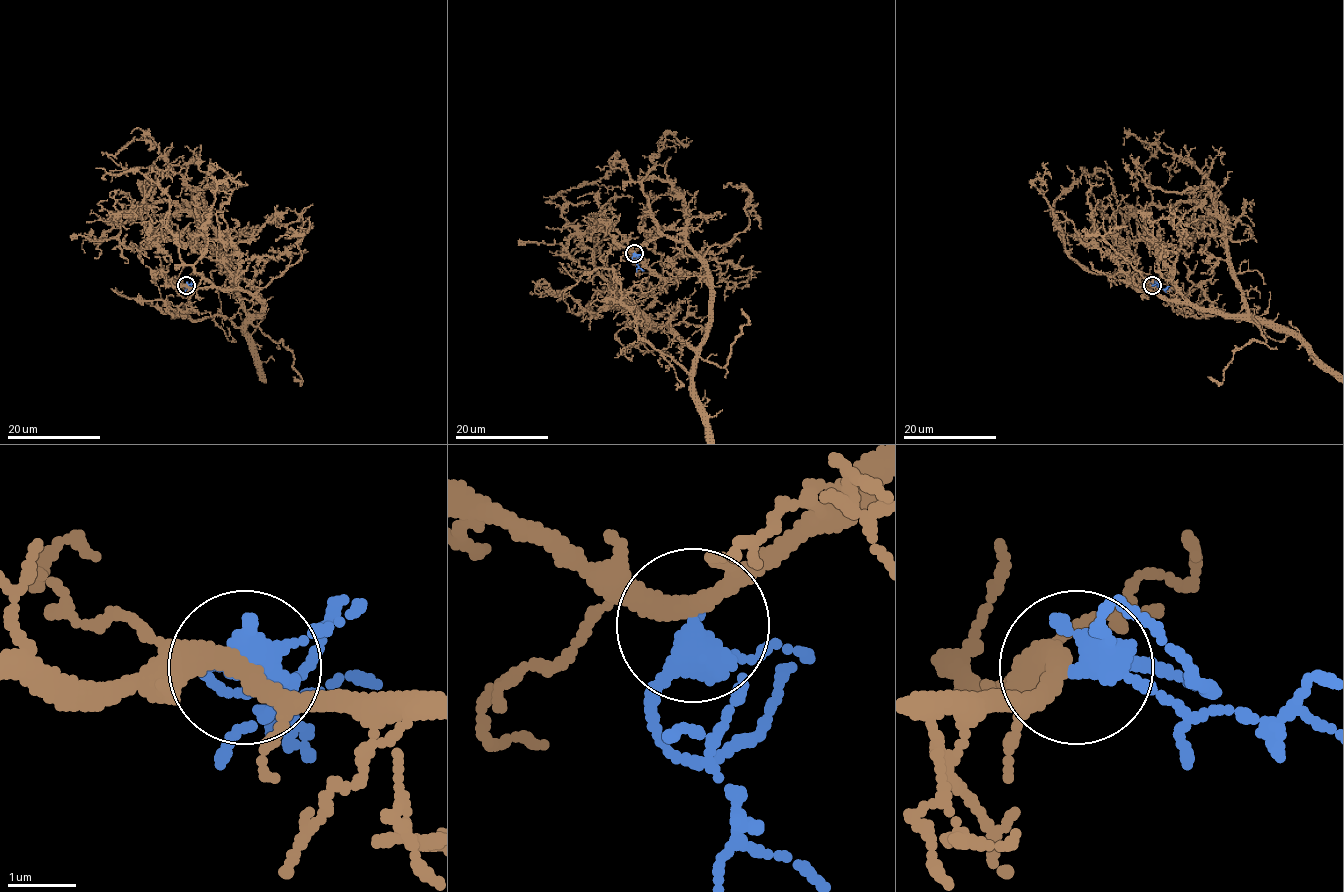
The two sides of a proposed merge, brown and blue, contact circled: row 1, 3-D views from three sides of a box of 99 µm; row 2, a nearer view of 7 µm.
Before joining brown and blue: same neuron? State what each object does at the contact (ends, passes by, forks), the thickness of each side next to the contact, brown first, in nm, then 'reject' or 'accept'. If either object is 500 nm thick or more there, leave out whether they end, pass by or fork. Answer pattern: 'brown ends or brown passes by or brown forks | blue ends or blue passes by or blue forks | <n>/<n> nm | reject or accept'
brown forks | blue forks | 240/340 nm | accept

